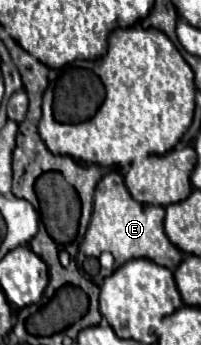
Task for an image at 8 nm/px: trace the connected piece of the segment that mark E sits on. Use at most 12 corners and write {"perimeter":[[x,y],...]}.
{"perimeter":[[123,176],[97,184],[81,252],[109,250],[175,272],[163,206],[135,202]]}

